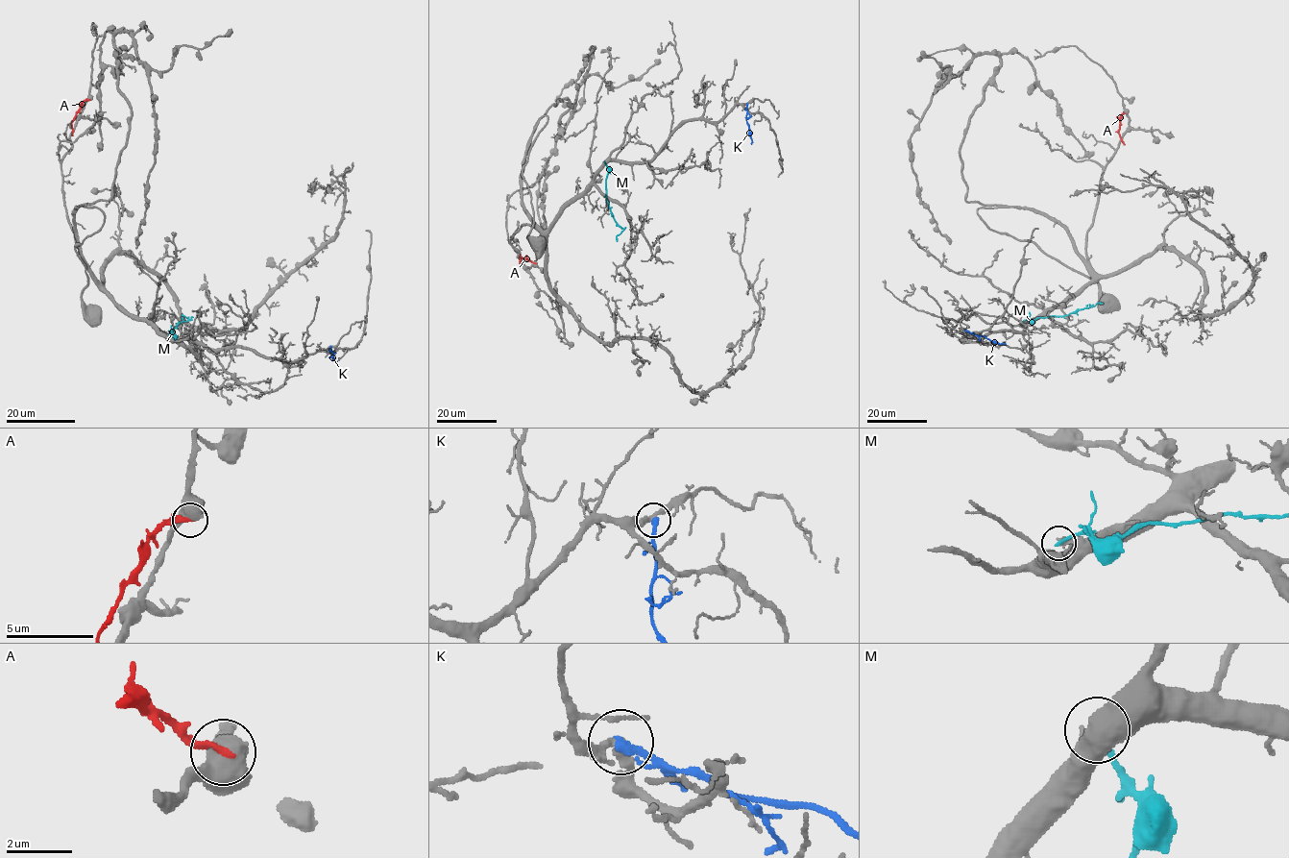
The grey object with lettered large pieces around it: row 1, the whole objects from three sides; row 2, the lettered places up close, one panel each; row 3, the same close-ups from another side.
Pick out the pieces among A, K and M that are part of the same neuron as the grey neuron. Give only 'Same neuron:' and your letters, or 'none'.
Same neuron: none

